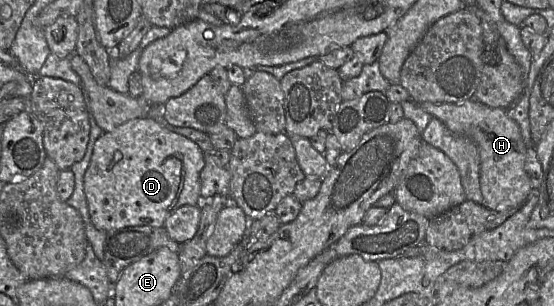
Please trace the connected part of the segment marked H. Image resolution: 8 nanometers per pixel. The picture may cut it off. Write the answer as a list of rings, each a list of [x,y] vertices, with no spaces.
[[[472,99],[461,103],[419,104],[432,117],[439,119],[452,133],[467,137],[474,142],[480,155],[480,189],[483,206],[491,210],[519,208],[535,187],[525,171],[527,145],[522,139],[518,124],[505,108],[491,108]]]

